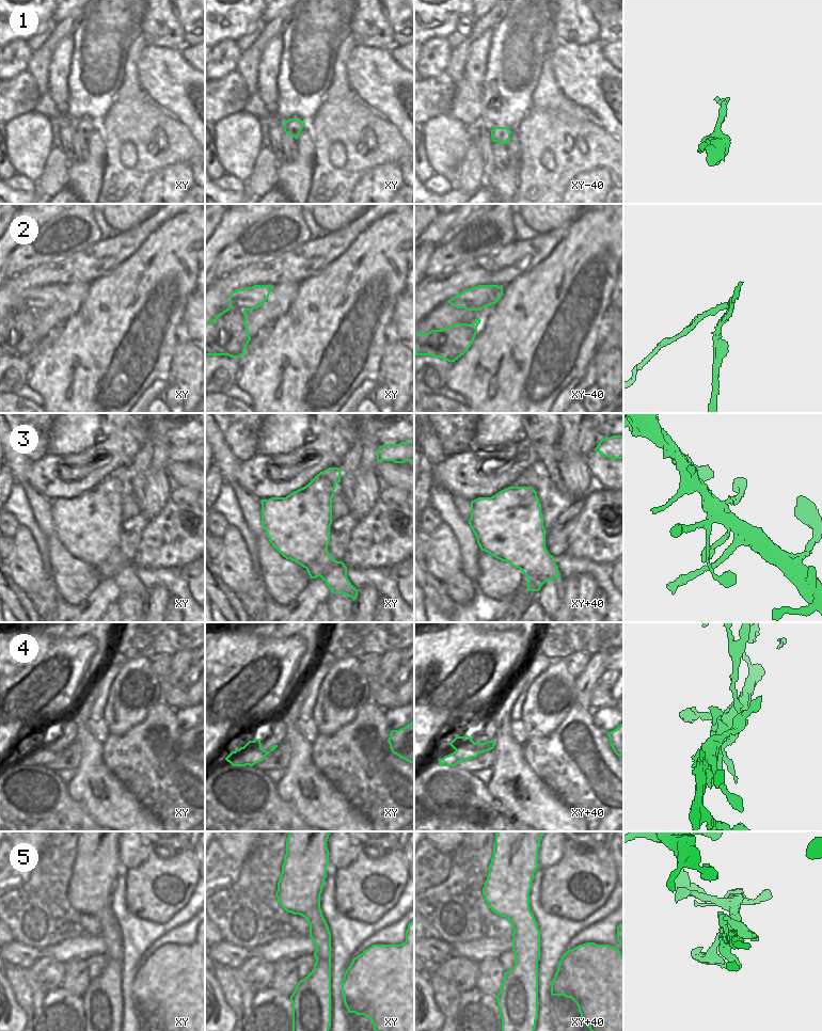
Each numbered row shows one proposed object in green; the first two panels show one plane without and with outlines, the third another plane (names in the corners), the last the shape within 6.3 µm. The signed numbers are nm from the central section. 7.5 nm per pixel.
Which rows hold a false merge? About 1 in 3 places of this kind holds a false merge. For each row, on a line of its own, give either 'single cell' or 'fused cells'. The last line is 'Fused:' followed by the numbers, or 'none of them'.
1: single cell
2: fused cells
3: single cell
4: fused cells
5: single cell
Fused: 2, 4

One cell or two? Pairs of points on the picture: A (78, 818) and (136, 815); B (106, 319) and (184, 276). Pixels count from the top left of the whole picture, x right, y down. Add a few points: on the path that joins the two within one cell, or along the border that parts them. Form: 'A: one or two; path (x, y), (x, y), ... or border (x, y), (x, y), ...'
A: two; border (74, 800), (95, 820)
B: one; path (125, 303), (135, 294), (144, 294), (164, 273)

